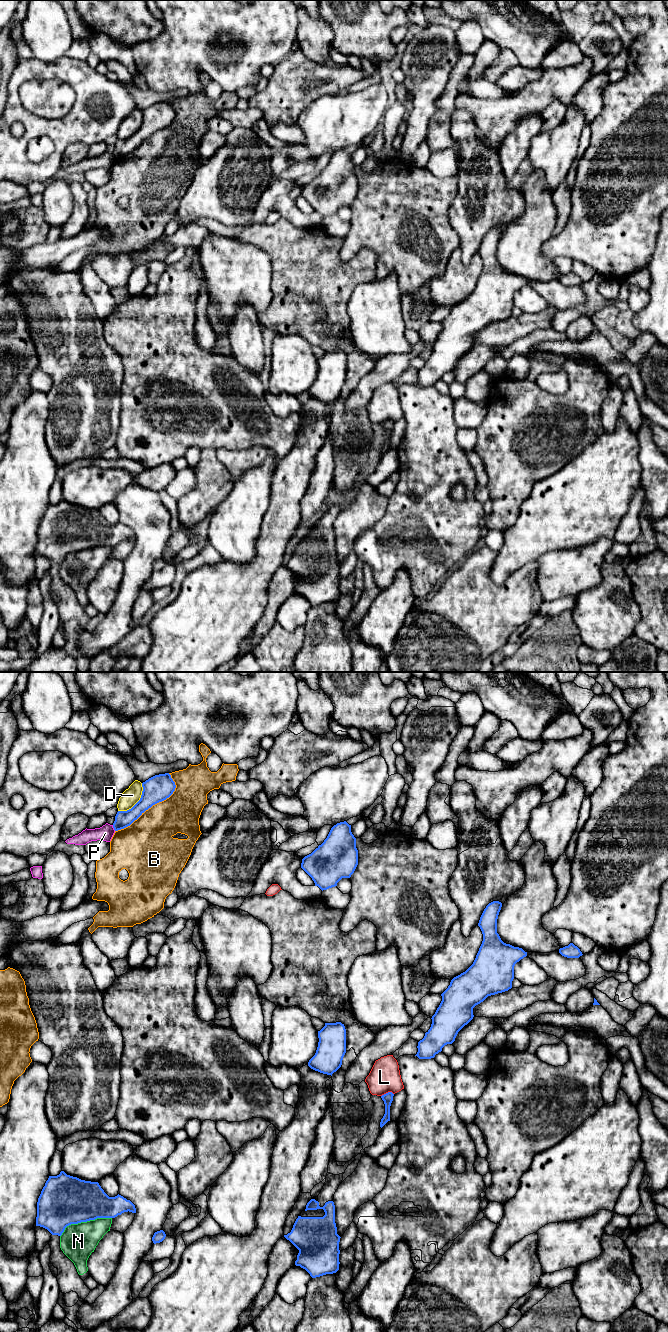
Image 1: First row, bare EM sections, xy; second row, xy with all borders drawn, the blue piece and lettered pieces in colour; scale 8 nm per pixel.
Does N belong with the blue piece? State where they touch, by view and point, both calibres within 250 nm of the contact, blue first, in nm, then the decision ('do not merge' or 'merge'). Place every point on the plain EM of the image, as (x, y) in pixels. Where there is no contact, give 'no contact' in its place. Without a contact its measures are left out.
xy (84, 549) | 400/280 nm | do not merge

